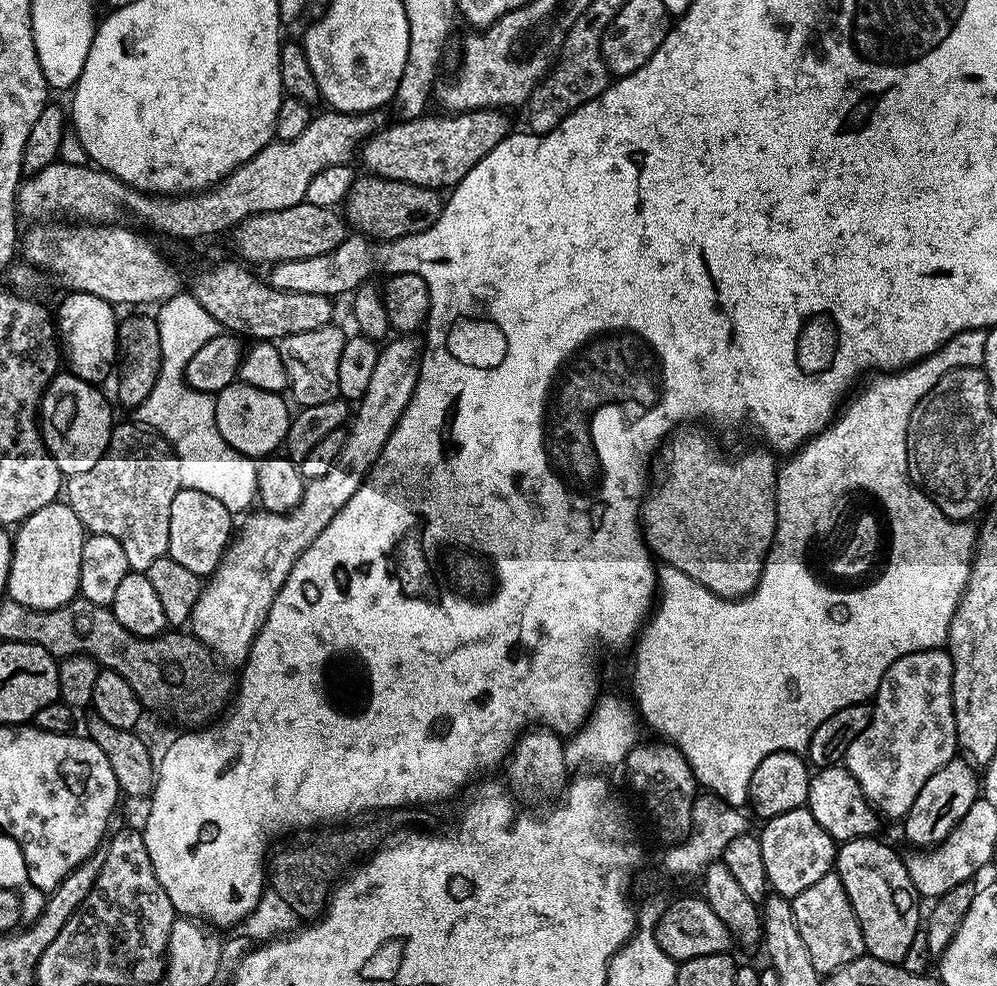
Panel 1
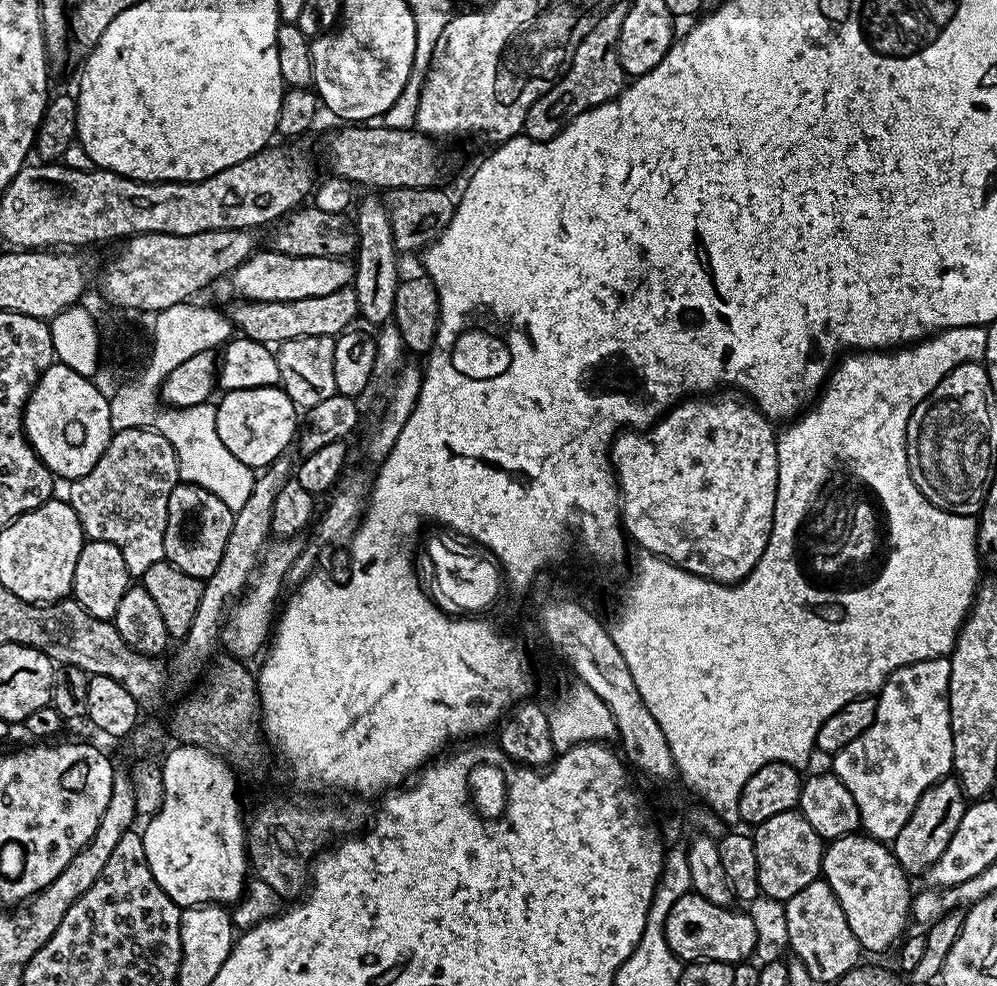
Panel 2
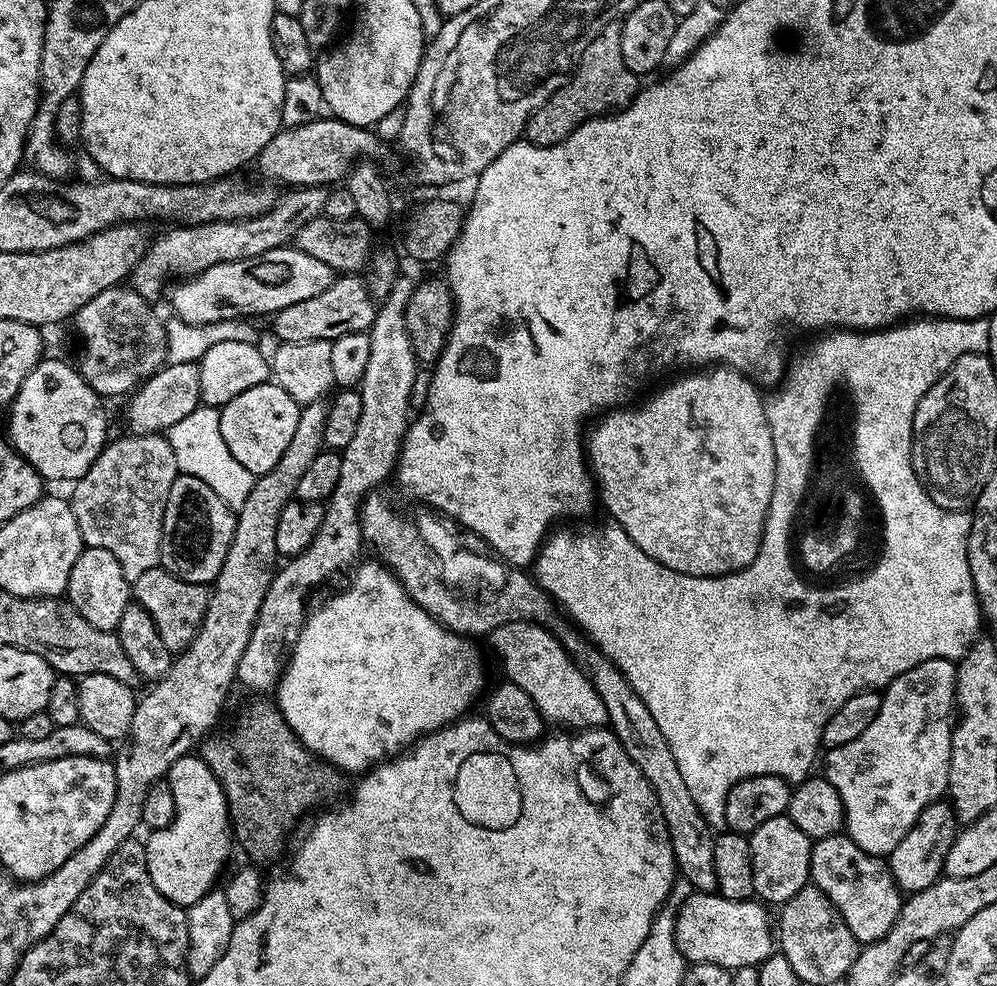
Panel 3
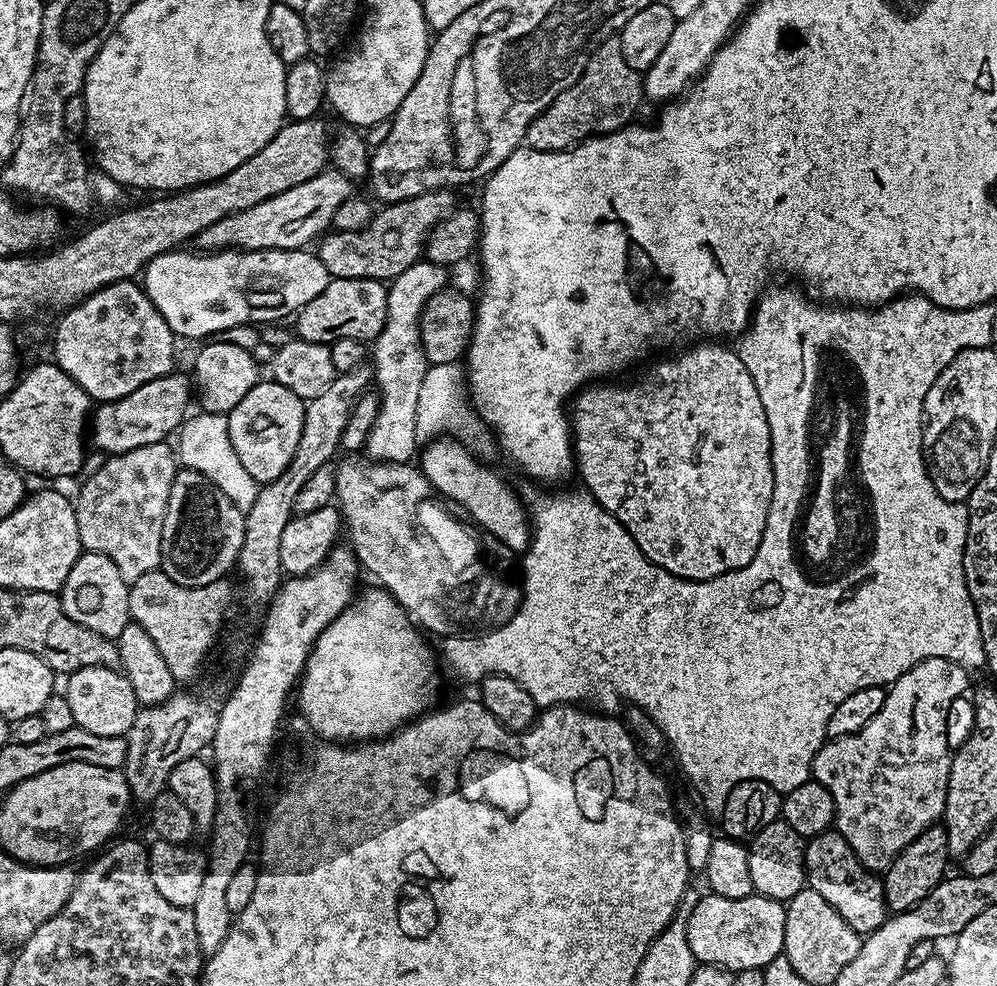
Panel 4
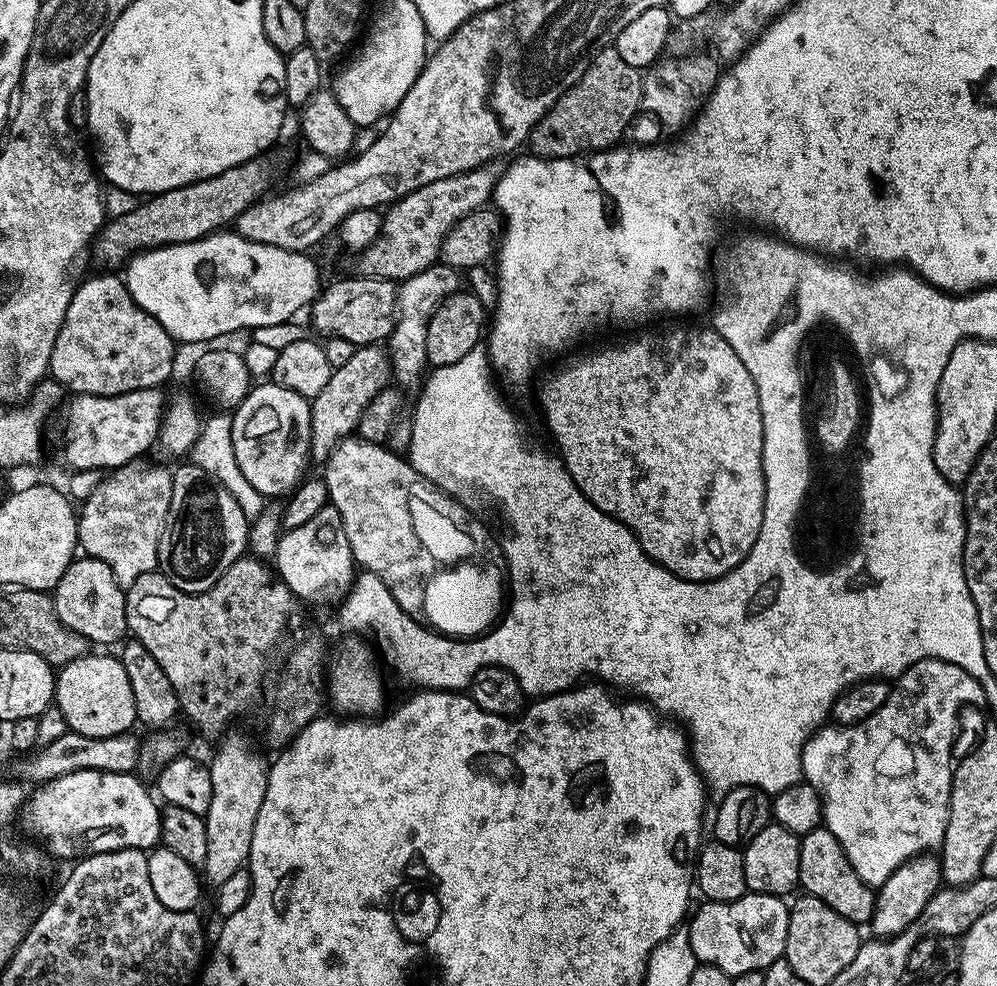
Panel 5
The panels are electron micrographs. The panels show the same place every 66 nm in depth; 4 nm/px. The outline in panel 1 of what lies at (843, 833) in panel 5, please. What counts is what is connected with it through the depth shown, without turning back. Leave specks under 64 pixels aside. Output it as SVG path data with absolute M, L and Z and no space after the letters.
M944 648L900 655L886 670L872 704L872 721L846 750L843 767L858 782L862 794L881 817L899 821L914 806L926 778L957 755L954 710L952 709L952 655Z

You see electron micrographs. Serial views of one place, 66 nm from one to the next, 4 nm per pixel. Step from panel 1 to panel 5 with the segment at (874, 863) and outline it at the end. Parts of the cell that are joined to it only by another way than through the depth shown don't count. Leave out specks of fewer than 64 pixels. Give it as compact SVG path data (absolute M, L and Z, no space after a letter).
M821 826L800 837L798 874L799 887L807 895L826 902L830 910L838 910L838 914L842 914L842 918L846 918L851 924L864 926L871 921L876 905L876 892L869 884L862 882L858 874L854 874L842 846L828 828Z

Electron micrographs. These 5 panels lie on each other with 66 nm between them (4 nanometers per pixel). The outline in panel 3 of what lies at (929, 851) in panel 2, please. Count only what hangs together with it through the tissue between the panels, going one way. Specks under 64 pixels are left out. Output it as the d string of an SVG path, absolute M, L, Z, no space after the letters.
M941 798L935 800L914 822L914 826L894 846L894 850L886 857L886 863L897 886L900 887L901 893L911 894L926 890L936 880L941 879L946 862L946 854L950 854L952 841L956 839L958 831L958 821L956 811L953 810L951 803L947 799Z

